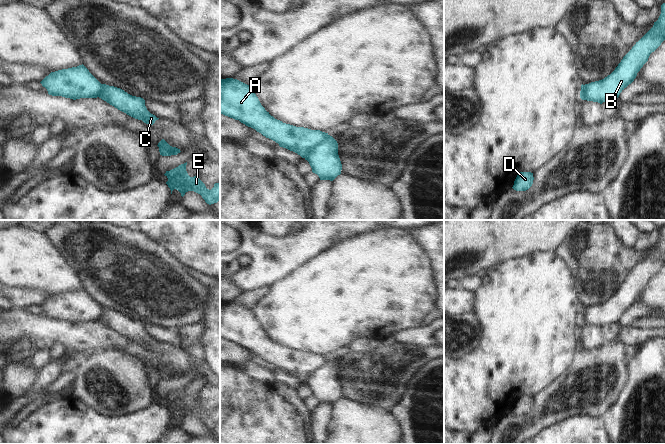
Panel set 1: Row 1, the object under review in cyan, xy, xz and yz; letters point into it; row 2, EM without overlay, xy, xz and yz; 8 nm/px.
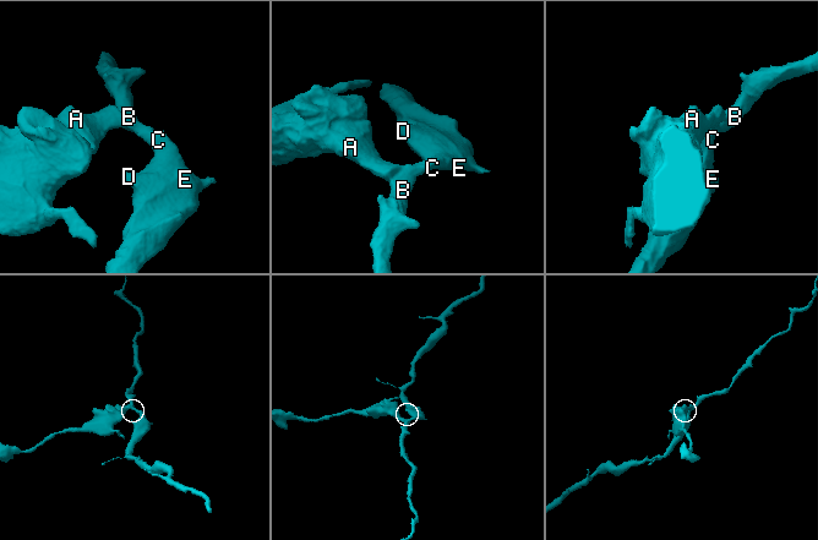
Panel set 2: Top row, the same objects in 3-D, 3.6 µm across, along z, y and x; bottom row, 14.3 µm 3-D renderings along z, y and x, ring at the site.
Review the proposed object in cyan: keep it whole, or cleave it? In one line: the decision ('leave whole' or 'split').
split

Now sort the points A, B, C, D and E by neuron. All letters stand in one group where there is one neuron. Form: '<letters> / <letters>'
A / B C D E

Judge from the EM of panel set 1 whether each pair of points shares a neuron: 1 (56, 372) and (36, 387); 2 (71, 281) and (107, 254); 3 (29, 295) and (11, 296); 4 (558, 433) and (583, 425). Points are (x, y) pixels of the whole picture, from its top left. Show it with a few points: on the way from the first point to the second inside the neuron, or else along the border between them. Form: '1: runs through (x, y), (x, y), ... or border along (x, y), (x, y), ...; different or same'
1: runs through (51, 372), (41, 382); same
2: border along (63, 258), (75, 272), (82, 287); different
3: runs through (25, 296), (15, 296); same
4: runs through (564, 433), (575, 433), (577, 431); same

